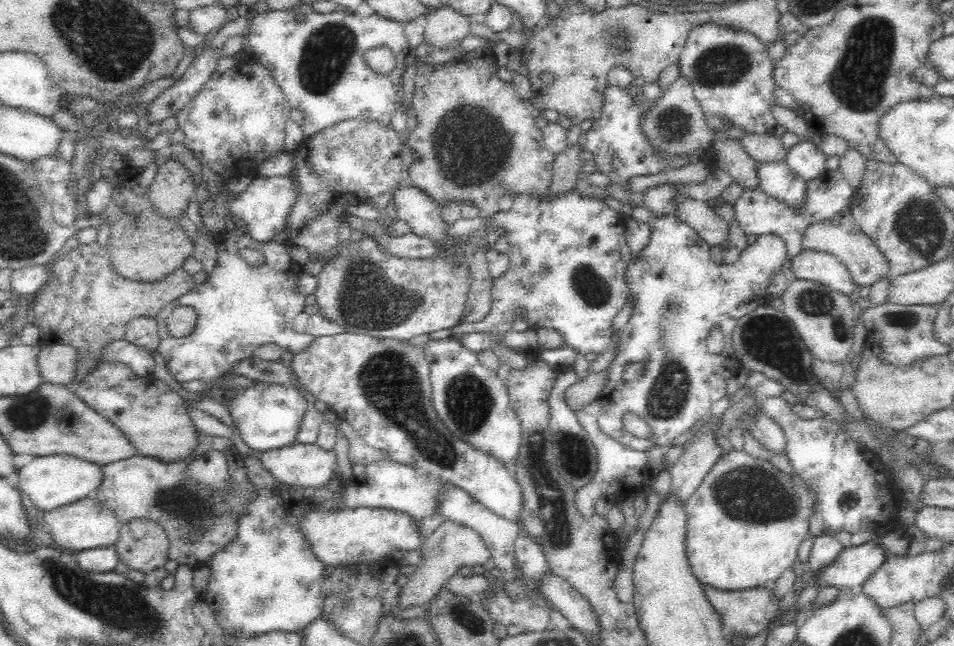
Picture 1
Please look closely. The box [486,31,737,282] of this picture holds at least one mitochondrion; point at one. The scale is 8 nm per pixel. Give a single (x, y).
(673, 127)

